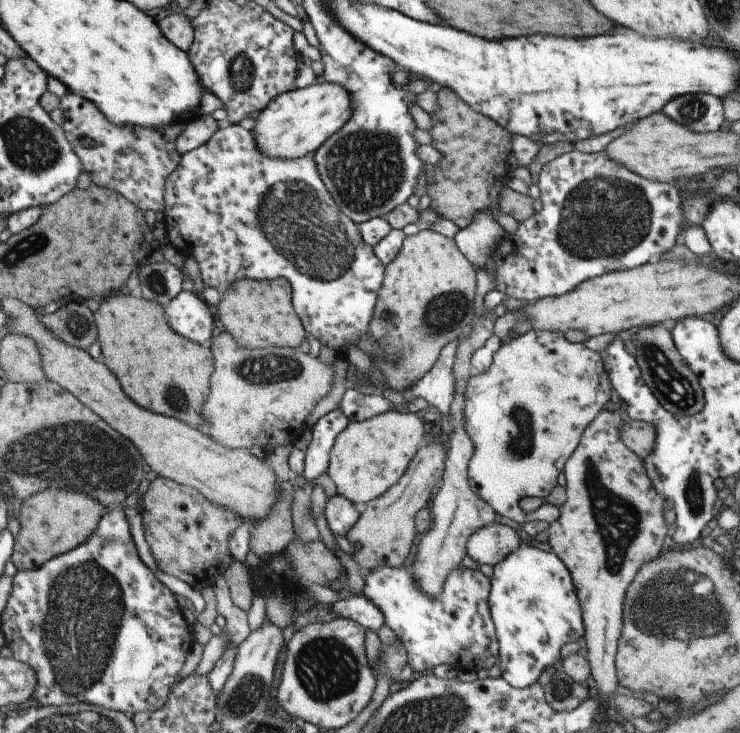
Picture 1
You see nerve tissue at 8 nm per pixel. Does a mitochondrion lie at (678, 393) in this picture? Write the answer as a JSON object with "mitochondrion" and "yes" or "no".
{"mitochondrion":"yes"}

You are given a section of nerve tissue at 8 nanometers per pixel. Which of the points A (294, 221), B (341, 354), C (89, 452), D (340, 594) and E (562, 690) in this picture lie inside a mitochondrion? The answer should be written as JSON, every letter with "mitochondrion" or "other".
{"A":"mitochondrion","B":"other","C":"mitochondrion","D":"other","E":"mitochondrion"}

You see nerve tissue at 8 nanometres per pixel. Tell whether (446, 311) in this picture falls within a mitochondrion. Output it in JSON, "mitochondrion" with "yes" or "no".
{"mitochondrion":"yes"}

